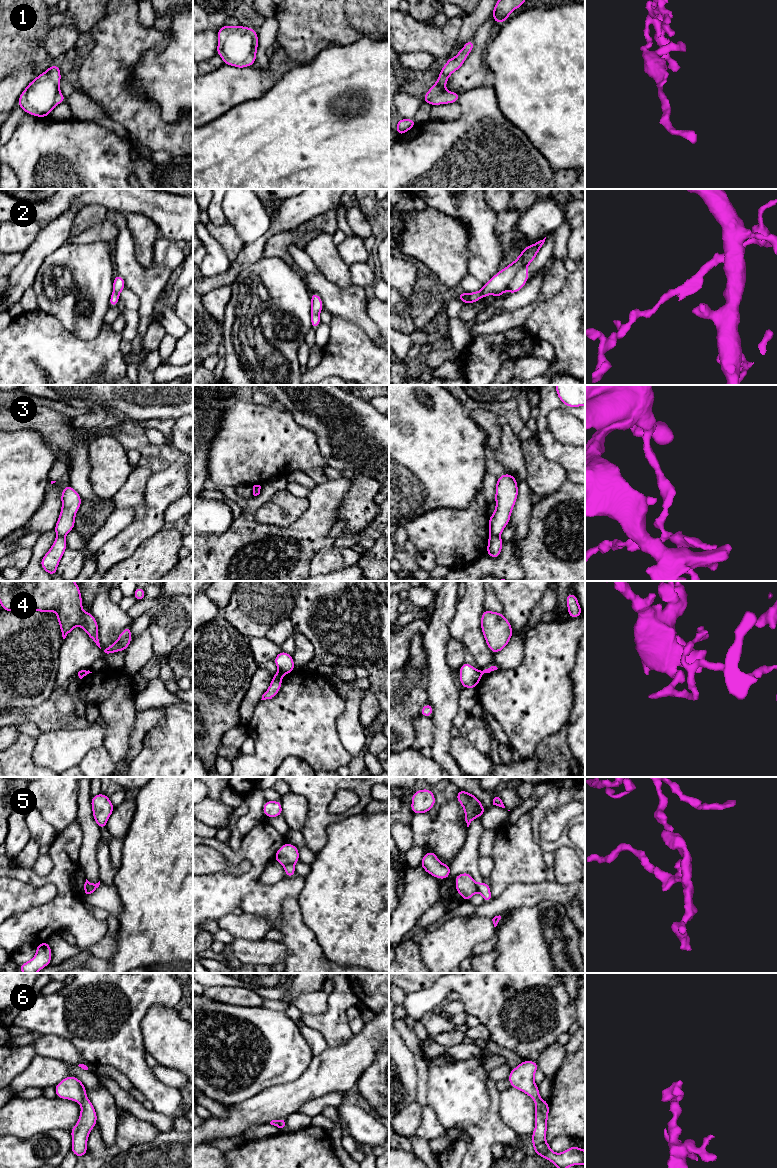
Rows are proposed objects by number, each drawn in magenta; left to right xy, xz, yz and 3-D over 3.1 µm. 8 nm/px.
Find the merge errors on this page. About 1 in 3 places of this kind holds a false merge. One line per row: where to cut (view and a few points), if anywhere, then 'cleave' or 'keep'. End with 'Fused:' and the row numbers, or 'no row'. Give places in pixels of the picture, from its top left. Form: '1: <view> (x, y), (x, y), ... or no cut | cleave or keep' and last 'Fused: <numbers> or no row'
1: no cut | keep
2: no cut | keep
3: yz (490, 534), (498, 537) | cleave
4: xz (278, 672), (282, 675) | cleave
5: xz (293, 863), (288, 863), (285, 866) | cleave
6: no cut | keep
Fused: 3, 4, 5

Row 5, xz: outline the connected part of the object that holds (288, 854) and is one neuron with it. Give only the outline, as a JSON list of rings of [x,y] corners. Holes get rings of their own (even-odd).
[[[286,841],[283,846],[277,850],[274,860],[283,866],[288,864],[295,864],[299,861],[298,848]]]

